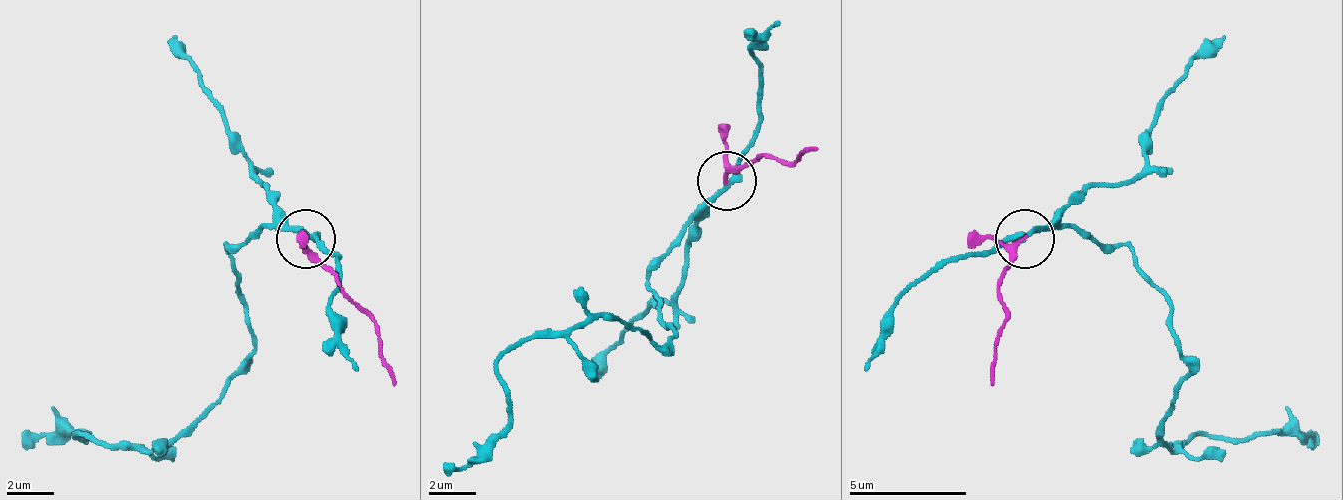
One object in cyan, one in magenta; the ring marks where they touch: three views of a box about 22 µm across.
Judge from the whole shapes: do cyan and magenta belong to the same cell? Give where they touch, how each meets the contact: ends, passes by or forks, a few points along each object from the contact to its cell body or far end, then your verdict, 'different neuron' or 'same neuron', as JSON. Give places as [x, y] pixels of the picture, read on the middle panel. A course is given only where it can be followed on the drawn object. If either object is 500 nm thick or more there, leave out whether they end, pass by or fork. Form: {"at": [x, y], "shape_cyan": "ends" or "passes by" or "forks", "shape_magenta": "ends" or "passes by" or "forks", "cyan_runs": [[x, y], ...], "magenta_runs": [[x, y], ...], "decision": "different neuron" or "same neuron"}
{"at": [727, 181], "shape_cyan": "passes by", "shape_magenta": "passes by", "cyan_runs": [[728, 182], [652, 282], [675, 335], [657, 341], [599, 318], [516, 341], [499, 359], [505, 424], [446, 465]], "magenta_runs": [[728, 182], [763, 153], [799, 159], [816, 147]], "decision": "different neuron"}

